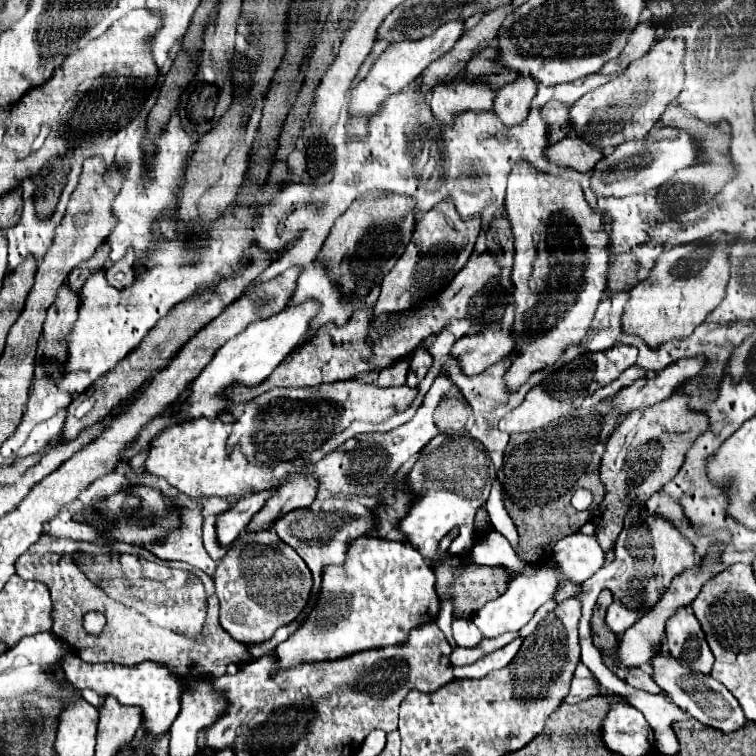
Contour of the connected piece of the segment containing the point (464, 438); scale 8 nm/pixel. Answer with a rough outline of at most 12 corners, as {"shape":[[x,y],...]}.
{"shape":[[436,435],[408,473],[398,523],[432,561],[472,535],[496,467],[480,441]]}

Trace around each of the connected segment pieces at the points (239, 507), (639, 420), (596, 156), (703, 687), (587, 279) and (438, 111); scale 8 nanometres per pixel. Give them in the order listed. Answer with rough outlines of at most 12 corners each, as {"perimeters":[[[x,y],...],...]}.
{"perimeters":[[[276,485],[246,495],[216,521],[218,541],[230,545],[264,507]],[[678,393],[620,421],[600,459],[606,513],[590,513],[614,551],[632,503],[684,463],[708,417]],[[564,137],[548,147],[548,161],[590,173],[602,149],[580,137]],[[652,659],[656,683],[690,717],[728,733],[740,703],[710,675]],[[516,163],[510,393],[578,345],[610,223],[576,181]],[[468,83],[436,87],[436,123],[492,109],[494,93]]]}

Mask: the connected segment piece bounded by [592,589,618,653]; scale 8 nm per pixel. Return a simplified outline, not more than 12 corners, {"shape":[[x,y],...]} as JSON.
{"shape":[[604,589],[592,611],[592,639],[602,651],[618,645],[610,635],[604,615],[612,603],[610,591]]}

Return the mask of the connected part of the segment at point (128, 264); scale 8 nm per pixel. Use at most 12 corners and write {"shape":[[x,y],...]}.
{"shape":[[134,251],[106,269],[106,279],[116,289],[134,283]]}

